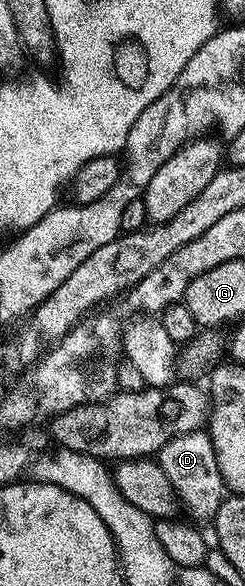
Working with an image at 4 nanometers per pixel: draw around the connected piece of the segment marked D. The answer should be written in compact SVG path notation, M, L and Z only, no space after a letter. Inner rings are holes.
M198 430L171 438L171 442L162 446L155 459L161 465L163 474L171 478L171 486L177 491L178 501L184 507L186 504L199 519L212 521L225 500L227 489L225 479L219 474L219 462L215 458L213 439L209 437L208 431Z

